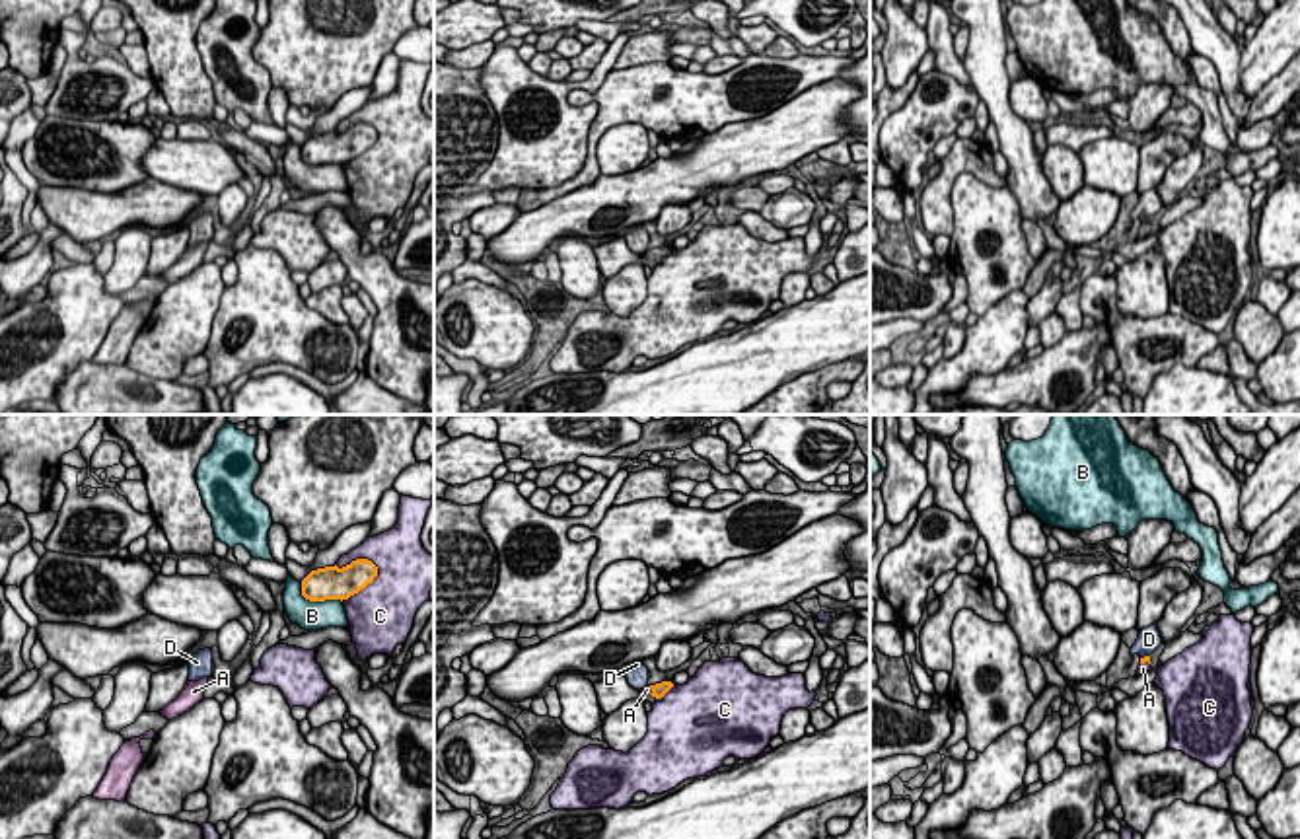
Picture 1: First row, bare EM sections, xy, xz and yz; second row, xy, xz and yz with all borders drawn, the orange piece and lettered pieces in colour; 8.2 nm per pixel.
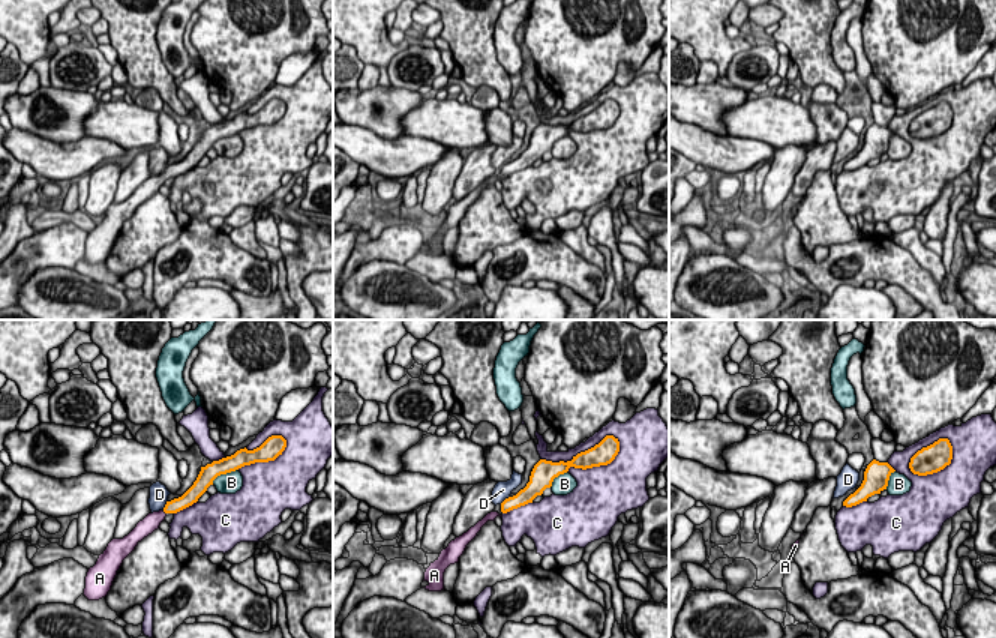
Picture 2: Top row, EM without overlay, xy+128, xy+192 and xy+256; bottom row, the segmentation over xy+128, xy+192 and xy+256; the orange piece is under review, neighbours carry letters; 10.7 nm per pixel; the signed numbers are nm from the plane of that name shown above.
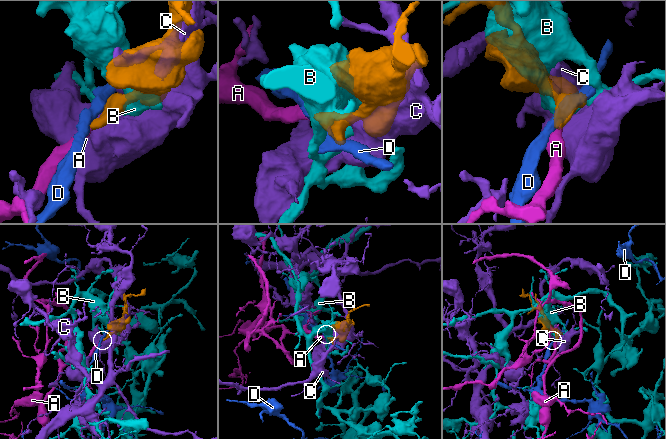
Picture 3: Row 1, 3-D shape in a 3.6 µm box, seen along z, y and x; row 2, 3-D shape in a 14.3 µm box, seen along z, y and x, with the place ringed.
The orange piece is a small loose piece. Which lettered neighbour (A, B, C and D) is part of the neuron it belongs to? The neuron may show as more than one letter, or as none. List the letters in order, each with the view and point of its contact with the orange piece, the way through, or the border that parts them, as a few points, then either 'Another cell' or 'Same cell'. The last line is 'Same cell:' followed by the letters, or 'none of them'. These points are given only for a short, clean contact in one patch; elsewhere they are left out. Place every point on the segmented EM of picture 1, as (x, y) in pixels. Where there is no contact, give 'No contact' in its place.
A: Touches orange at xz (650, 688). Path across: xz (658, 690), (650, 688), (647, 690). Same cell
B: Touches orange at xy (316, 600). Another cell
C: Touches orange at xy (366, 584). Another cell
D: Touches orange at yz (1145, 656). Another cell
Same cell: A

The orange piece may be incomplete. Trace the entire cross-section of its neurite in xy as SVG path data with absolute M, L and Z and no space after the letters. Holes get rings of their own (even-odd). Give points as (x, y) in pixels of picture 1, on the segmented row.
M356 559L343 568L337 565L317 568L302 580L302 596L309 602L343 602L372 584L376 576L378 566L368 559Z

